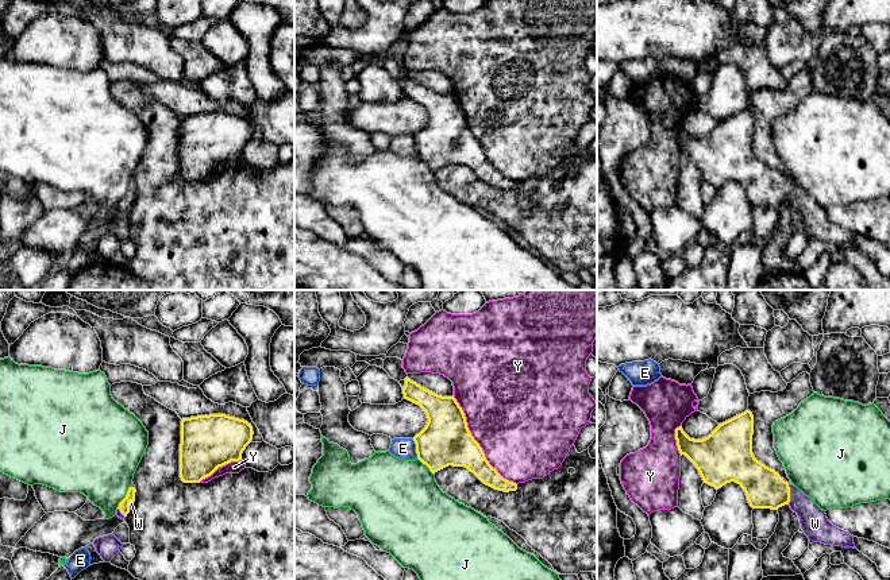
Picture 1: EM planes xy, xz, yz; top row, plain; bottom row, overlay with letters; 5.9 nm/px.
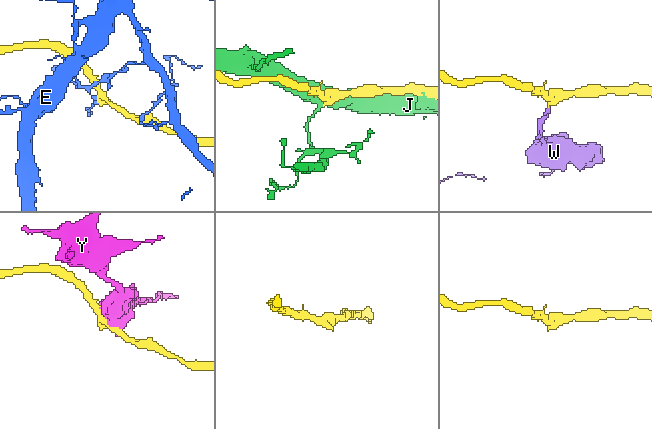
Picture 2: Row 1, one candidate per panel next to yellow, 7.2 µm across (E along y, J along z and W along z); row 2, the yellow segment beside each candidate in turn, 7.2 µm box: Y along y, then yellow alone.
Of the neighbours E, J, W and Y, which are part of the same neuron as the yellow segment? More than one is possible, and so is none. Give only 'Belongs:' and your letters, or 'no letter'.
Belongs: W

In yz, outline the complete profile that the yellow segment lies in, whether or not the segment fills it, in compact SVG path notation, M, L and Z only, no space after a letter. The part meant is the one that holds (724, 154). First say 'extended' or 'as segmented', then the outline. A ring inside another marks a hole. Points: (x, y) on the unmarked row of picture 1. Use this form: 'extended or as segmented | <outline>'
extended | M750 108L718 121L705 136L690 136L675 127L678 148L698 167L704 181L721 186L737 181L752 206L771 206L789 202L798 213L809 241L855 245L854 233L833 224L824 208L778 170L758 159L752 151L754 113Z

